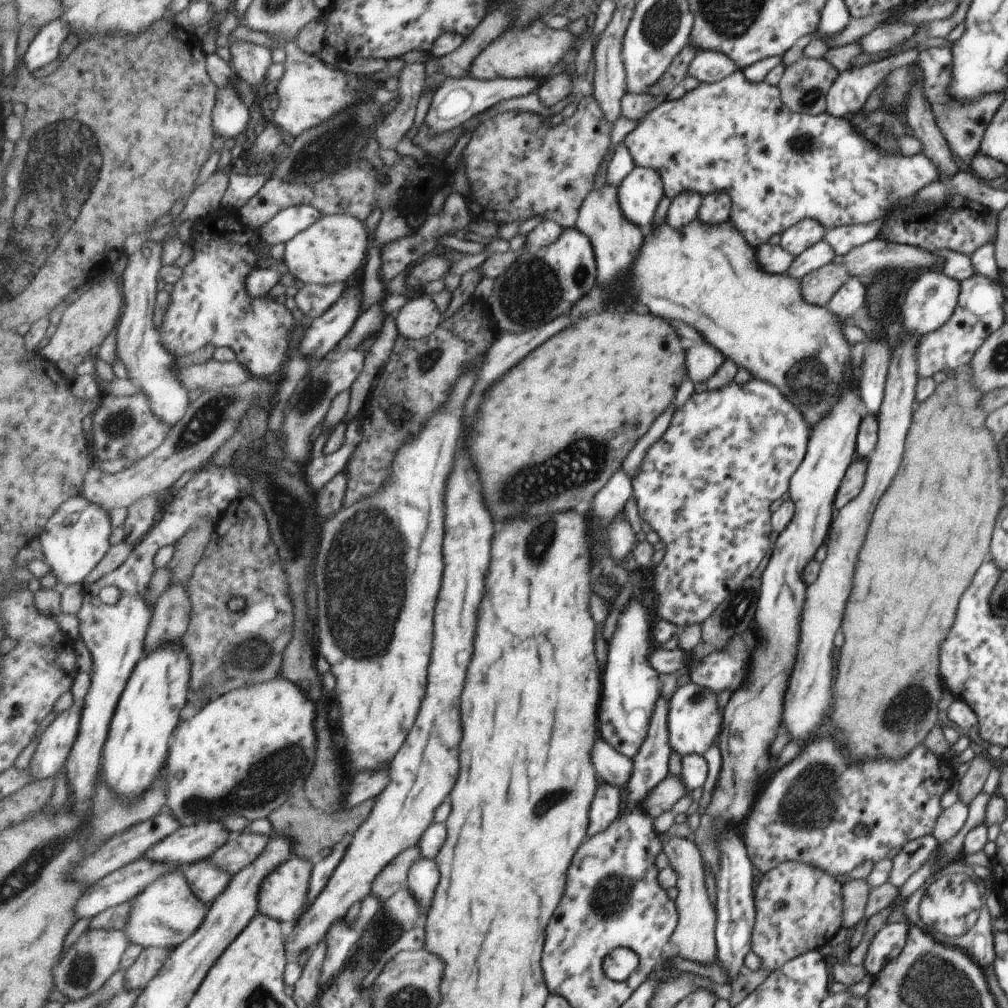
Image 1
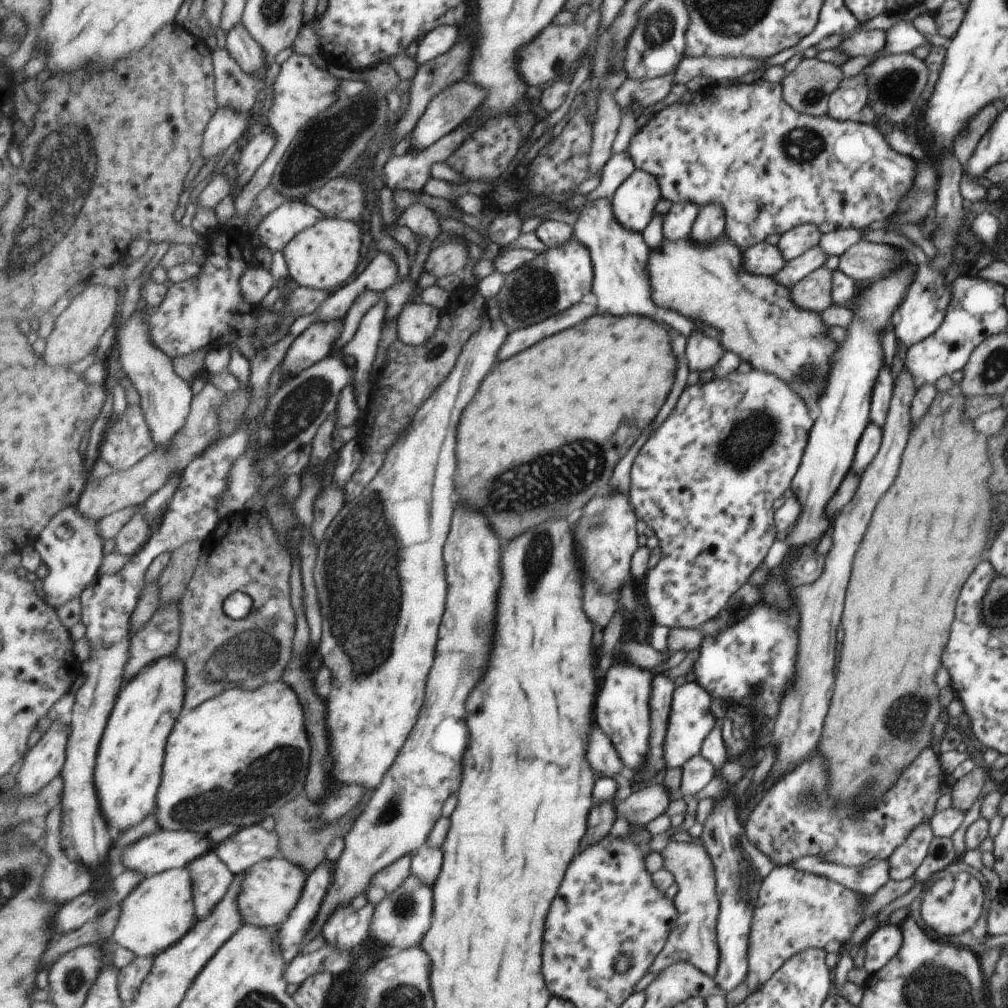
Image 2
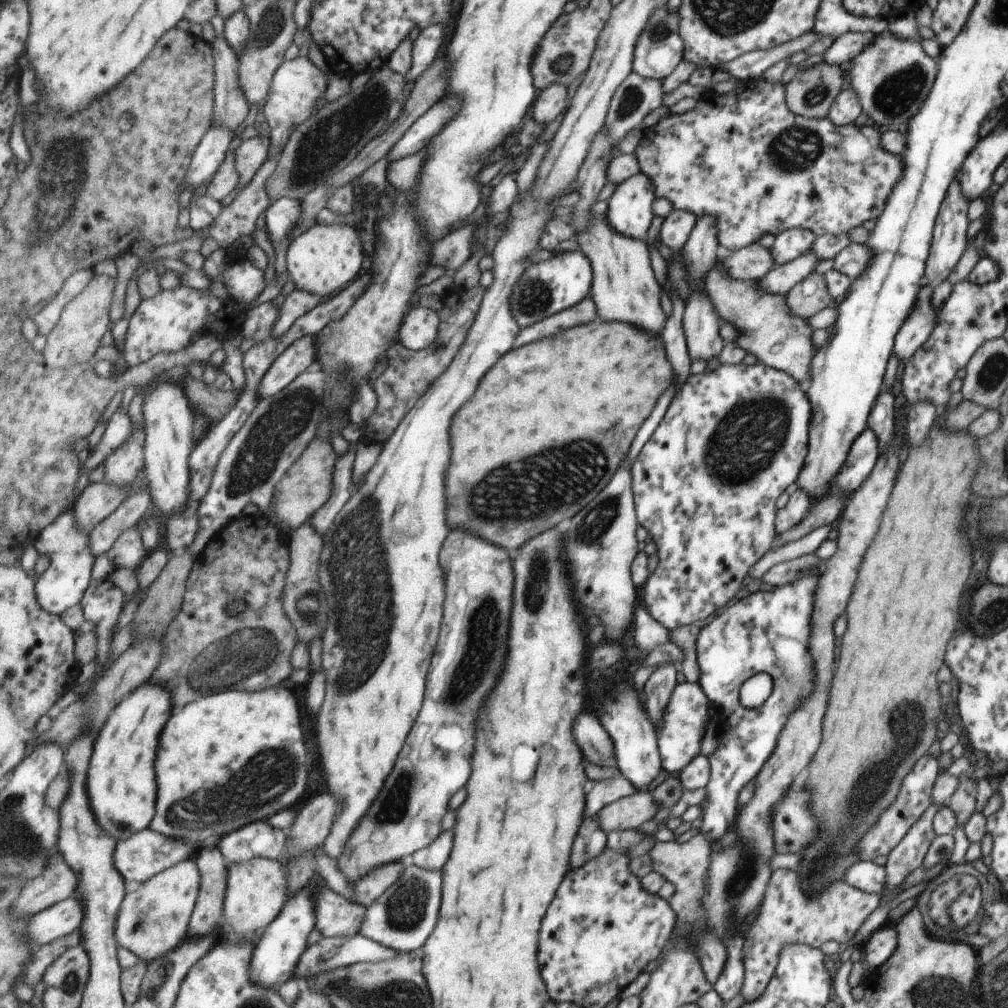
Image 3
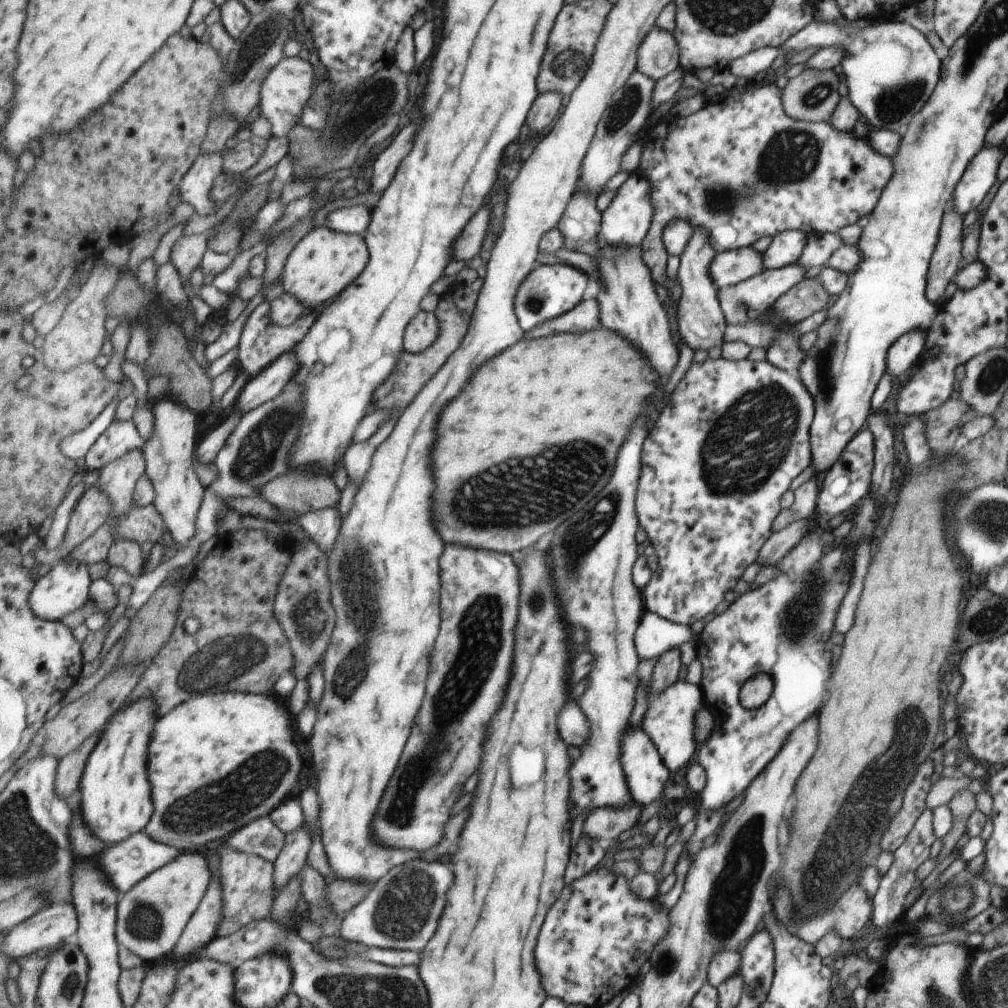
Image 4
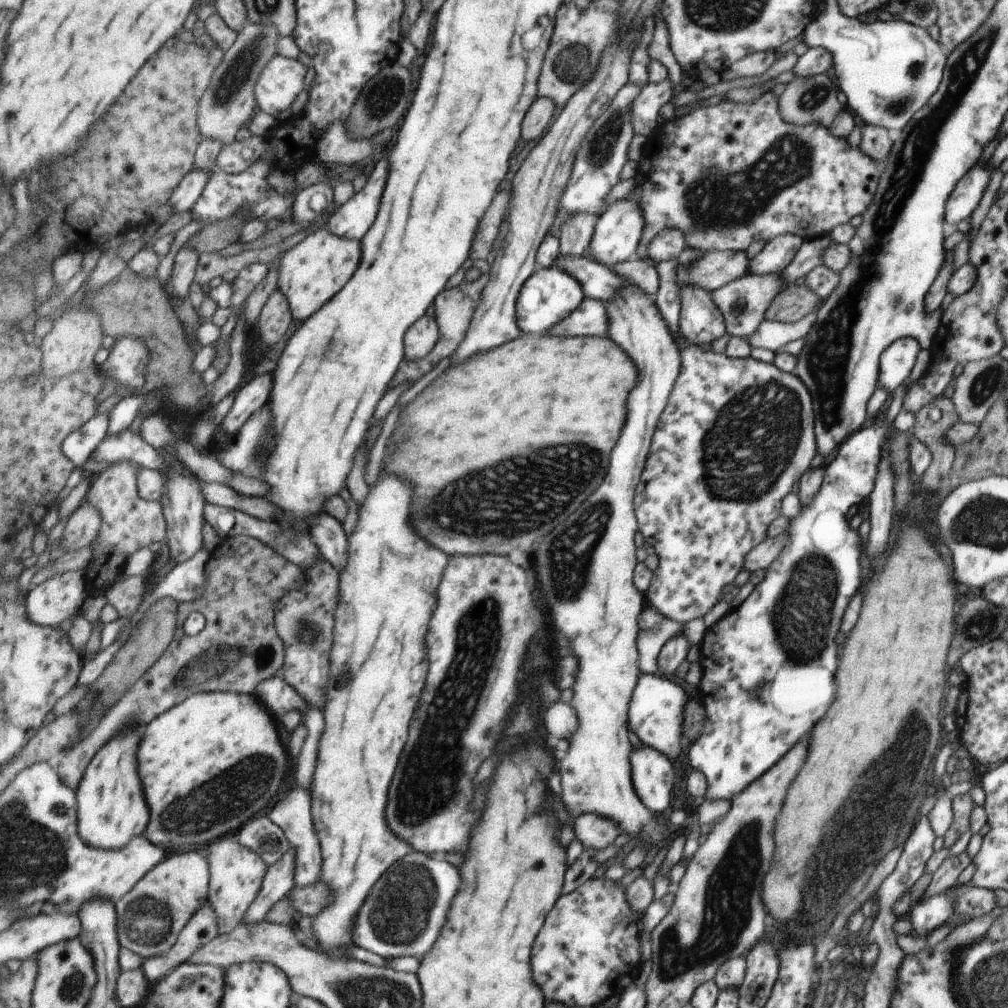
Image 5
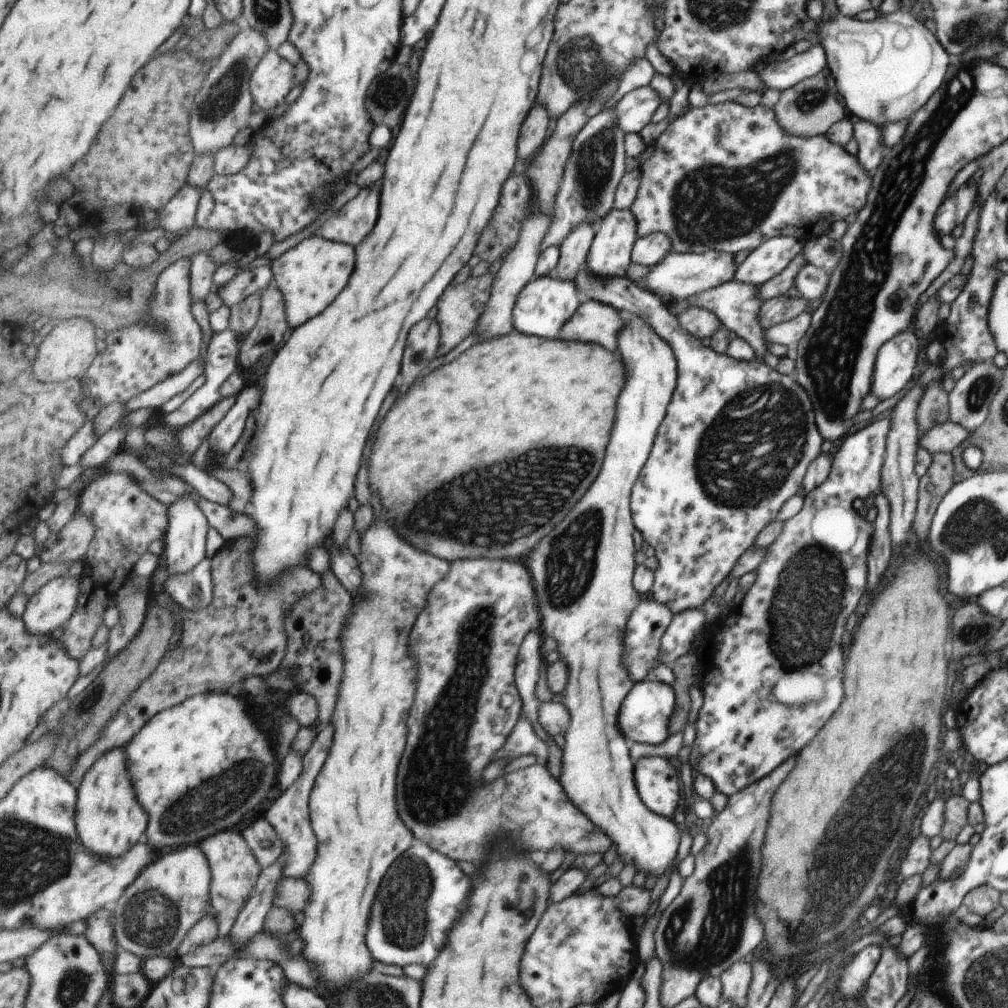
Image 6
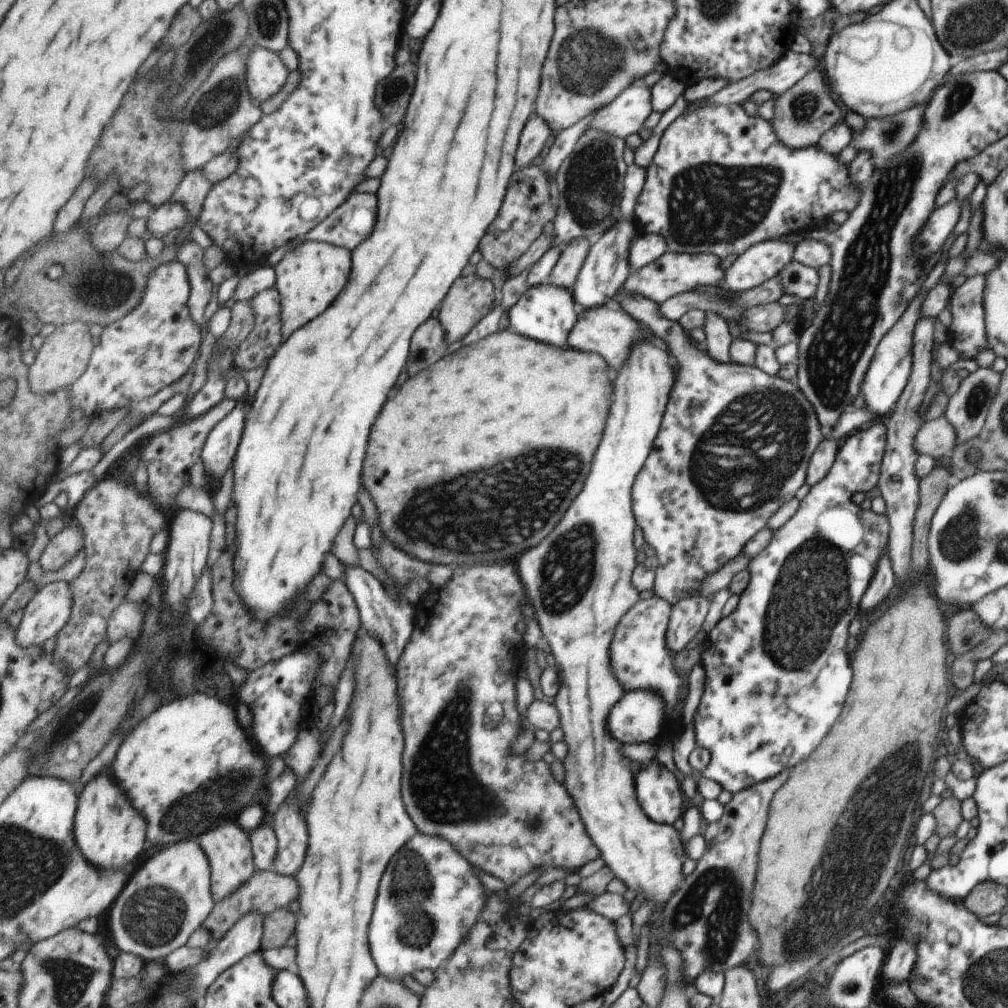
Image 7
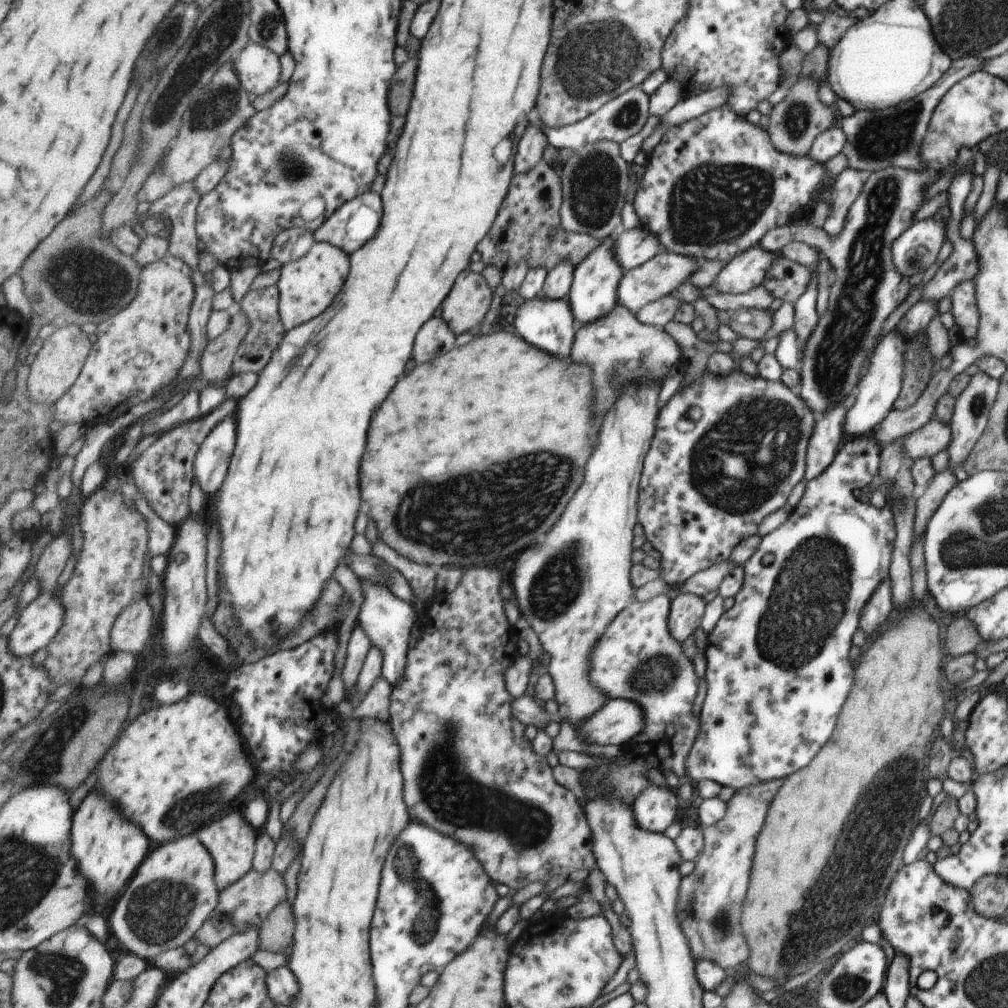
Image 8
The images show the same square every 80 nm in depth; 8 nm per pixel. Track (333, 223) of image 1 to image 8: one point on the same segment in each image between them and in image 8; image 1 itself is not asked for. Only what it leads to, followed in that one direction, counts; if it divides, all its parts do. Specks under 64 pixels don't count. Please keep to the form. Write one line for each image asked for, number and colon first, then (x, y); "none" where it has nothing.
2: (324, 256)
3: (324, 259)
4: (325, 262)
5: (311, 272)
6: (313, 273)
7: (310, 277)
8: (308, 286)

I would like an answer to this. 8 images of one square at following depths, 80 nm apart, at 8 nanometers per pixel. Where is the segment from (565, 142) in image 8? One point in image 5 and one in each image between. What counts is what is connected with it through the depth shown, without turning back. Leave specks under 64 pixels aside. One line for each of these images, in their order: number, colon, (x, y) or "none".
5: (644, 108)
6: (634, 109)
7: (625, 115)

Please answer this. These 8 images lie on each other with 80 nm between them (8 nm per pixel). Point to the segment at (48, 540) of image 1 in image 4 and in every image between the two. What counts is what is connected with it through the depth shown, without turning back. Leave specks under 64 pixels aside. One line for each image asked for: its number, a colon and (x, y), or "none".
2: (70, 544)
3: (64, 584)
4: (66, 586)

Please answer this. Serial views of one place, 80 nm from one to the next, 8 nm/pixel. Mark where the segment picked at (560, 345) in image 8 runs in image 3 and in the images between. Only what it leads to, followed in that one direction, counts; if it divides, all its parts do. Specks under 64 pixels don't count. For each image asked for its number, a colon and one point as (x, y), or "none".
3: (546, 288)
4: (551, 290)
5: (551, 294)
6: (543, 308)
7: (547, 312)

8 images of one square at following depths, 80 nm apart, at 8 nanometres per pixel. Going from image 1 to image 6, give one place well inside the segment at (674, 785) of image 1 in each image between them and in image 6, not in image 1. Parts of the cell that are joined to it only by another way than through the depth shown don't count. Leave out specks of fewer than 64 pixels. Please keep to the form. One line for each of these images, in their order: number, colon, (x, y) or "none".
2: (640, 807)
3: (628, 812)
4: (607, 824)
5: (594, 831)
6: (468, 703)

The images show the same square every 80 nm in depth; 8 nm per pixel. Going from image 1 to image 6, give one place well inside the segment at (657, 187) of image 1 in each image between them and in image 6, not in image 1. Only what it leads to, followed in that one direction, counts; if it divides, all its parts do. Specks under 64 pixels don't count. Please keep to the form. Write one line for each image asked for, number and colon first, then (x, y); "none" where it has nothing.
2: (636, 197)
3: (629, 208)
4: (625, 221)
5: (619, 229)
6: (611, 251)

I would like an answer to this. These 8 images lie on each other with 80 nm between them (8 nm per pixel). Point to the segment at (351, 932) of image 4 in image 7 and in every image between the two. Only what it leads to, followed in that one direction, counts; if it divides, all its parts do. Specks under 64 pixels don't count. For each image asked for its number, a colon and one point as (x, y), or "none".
5: (395, 921)
6: (426, 892)
7: (430, 889)

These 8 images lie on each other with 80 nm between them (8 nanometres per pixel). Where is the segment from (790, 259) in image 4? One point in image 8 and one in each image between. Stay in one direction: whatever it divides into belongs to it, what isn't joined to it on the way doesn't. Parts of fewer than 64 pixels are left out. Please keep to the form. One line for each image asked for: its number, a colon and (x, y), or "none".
5: (778, 252)
6: (766, 260)
7: (767, 259)
8: (747, 270)

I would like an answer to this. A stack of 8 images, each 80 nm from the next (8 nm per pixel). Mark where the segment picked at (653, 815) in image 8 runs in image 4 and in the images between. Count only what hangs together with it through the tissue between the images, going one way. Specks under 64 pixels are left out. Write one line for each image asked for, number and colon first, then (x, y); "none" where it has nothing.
4: (646, 773)
5: (652, 771)
6: (656, 781)
7: (657, 791)

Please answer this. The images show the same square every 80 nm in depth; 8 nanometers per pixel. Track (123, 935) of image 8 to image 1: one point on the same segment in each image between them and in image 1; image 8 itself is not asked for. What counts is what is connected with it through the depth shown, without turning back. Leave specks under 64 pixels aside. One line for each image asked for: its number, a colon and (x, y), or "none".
1: (168, 913)
2: (161, 911)
3: (153, 920)
4: (152, 918)
5: (151, 918)
6: (173, 895)
7: (171, 896)

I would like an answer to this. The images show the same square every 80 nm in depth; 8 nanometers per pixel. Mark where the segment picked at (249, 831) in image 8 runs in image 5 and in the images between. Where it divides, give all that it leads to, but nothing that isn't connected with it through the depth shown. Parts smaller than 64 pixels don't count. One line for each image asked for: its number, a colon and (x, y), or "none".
5: (237, 874)
6: (235, 869)
7: (229, 846)

